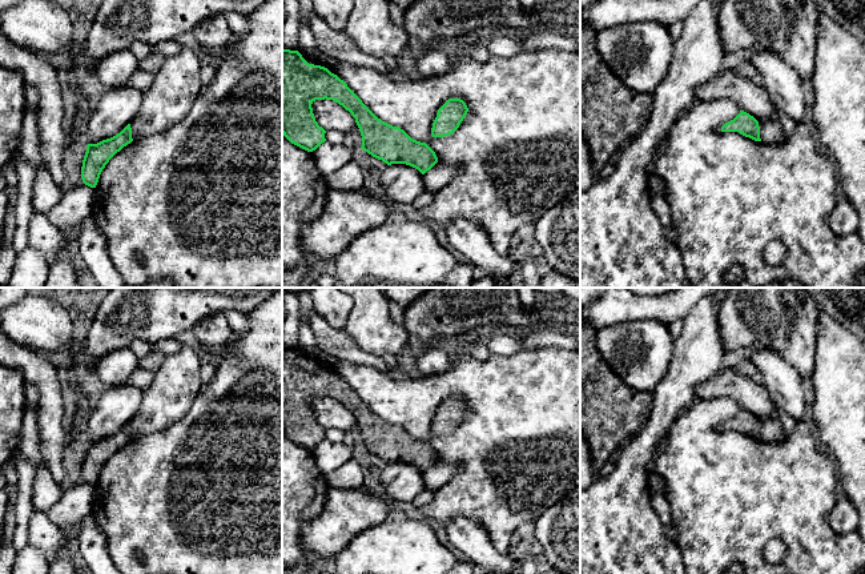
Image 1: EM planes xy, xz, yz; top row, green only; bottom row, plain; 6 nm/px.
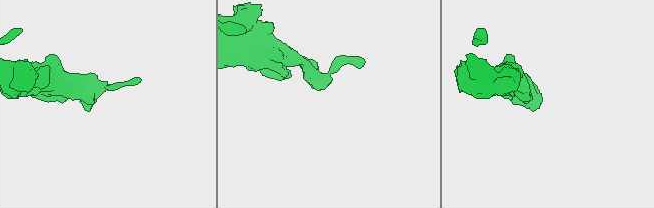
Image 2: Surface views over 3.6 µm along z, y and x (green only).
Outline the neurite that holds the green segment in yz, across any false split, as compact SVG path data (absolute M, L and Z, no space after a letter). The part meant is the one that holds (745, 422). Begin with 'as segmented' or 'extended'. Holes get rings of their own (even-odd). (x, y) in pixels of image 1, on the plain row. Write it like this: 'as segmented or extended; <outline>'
as segmented; M740 409L733 418L725 421L721 425L721 430L739 430L755 439L761 439L759 420L744 409Z

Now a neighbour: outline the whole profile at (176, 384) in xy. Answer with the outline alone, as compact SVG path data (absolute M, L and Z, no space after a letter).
M182 345L174 354L168 354L154 372L153 382L142 392L141 405L130 421L132 437L161 431L182 420L190 410L201 386L201 362L197 353Z

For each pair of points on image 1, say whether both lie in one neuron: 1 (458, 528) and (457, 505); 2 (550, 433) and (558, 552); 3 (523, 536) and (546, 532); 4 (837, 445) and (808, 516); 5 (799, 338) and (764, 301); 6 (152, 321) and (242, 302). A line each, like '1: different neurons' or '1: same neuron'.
1: different neurons
2: different neurons
3: different neurons
4: different neurons
5: same neuron
6: same neuron

